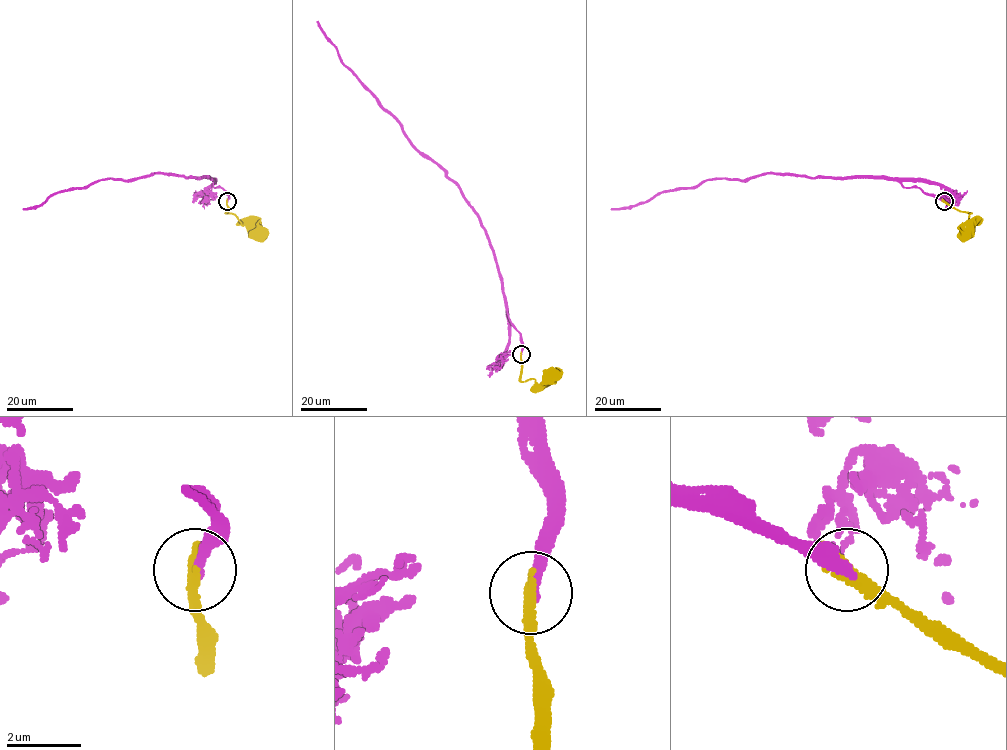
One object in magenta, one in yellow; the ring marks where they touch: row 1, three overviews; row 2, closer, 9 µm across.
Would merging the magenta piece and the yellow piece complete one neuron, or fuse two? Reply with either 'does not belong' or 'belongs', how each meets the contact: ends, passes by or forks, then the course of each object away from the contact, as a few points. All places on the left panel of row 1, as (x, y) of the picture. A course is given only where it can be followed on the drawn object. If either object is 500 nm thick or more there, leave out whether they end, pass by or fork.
belongs | magenta ends | yellow ends | magenta via (226, 201), (227, 194), (209, 178), (149, 174), (101, 179), (55, 192), (43, 204), (23, 209) | yellow via (226, 201), (226, 212), (260, 234)

